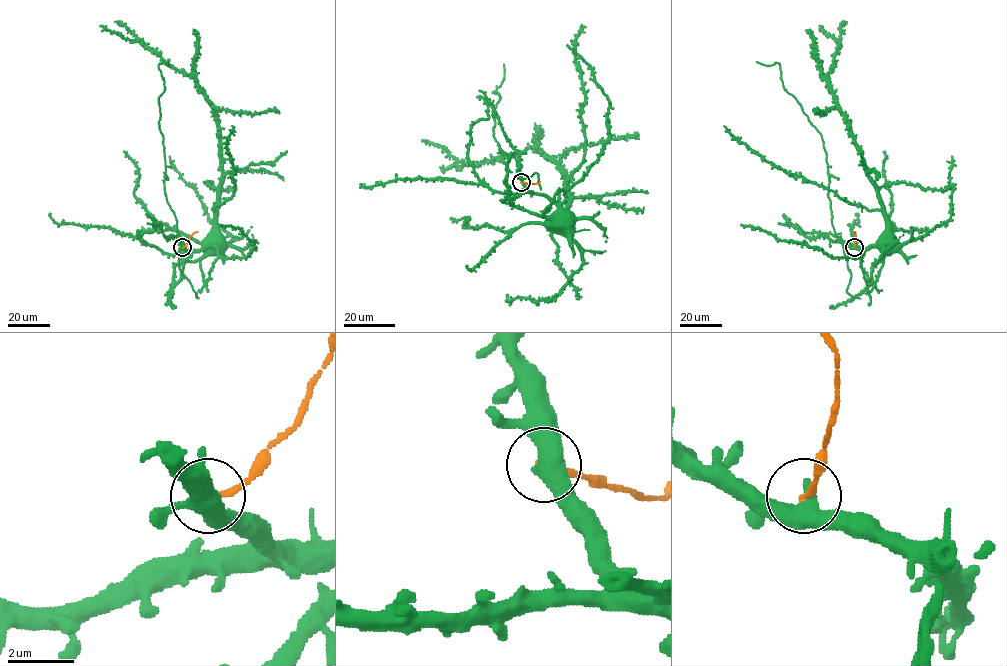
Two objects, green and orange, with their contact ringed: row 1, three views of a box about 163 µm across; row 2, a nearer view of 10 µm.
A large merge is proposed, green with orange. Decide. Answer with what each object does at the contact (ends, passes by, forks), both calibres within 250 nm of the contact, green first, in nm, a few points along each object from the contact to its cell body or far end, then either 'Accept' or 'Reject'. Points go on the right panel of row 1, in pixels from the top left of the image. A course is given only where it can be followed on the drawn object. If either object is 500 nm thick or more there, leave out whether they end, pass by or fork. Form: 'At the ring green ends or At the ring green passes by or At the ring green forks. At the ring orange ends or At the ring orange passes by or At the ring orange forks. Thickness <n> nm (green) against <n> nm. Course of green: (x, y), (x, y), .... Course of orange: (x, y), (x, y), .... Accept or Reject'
At the ring green passes by. At the ring orange ends. Thickness 440 nm (green) against 160 nm. Course of green: (854, 247), (881, 250). Course of orange: (854, 247), (854, 231). Reject

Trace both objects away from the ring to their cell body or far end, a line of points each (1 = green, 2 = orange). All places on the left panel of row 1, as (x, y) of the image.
1: (182, 247), (205, 250), (212, 246), (216, 250)
2: (182, 247), (197, 231)

